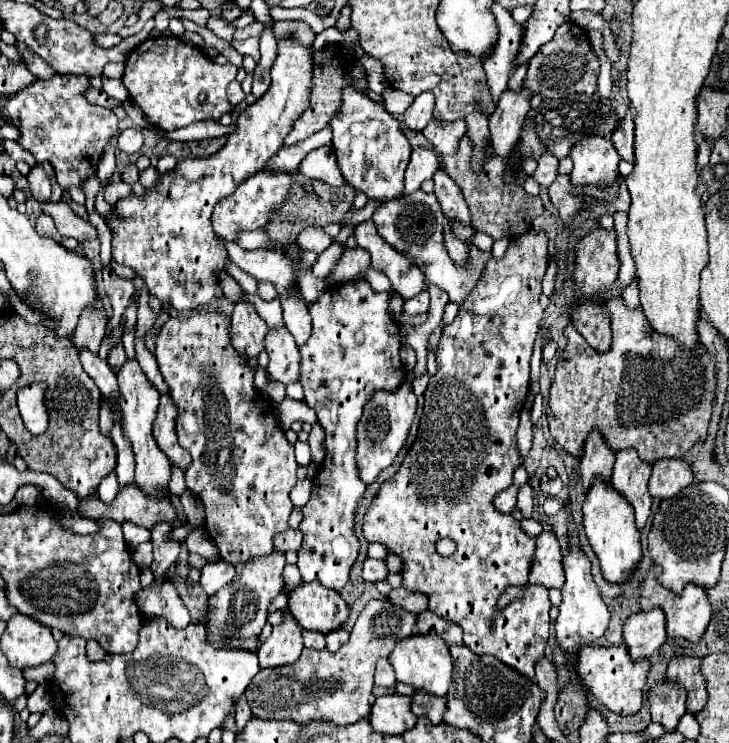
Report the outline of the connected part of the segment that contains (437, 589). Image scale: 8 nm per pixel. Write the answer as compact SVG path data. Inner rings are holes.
M530 228L526 234L520 234L518 238L512 240L510 248L506 250L506 254L496 260L488 260L478 284L474 286L474 290L466 296L466 300L462 302L460 306L460 312L456 316L456 320L452 324L446 324L442 328L442 336L440 336L440 342L438 342L438 350L436 350L436 362L438 362L438 372L430 378L430 384L424 392L424 398L426 398L426 404L424 404L424 420L422 420L422 426L420 426L420 432L418 432L418 438L416 442L410 446L408 454L404 456L404 462L400 464L398 472L388 478L378 494L374 496L372 504L368 506L366 514L364 514L364 524L362 524L362 532L364 532L364 538L368 542L380 542L382 546L388 548L390 554L396 554L402 558L402 586L406 590L412 590L412 592L422 592L428 596L428 610L442 616L444 620L450 620L454 624L458 624L462 630L464 630L464 644L474 650L476 654L490 654L494 658L498 658L500 662L504 662L508 668L516 670L518 674L522 674L524 678L528 680L534 680L534 668L536 668L536 662L544 656L544 648L548 644L548 628L550 628L550 620L548 620L548 610L550 610L550 598L548 598L548 588L546 586L538 586L538 584L530 584L528 582L528 574L530 574L530 568L534 564L534 550L536 550L536 536L528 536L520 522L512 516L512 514L500 514L496 508L494 508L494 496L502 490L506 490L508 486L512 486L512 474L514 470L522 464L522 456L520 456L520 450L518 450L518 444L516 444L516 428L518 428L518 416L520 416L520 410L524 408L524 402L526 402L526 394L528 394L528 384L530 384L530 358L532 358L532 346L534 346L534 338L536 338L536 332L540 328L540 322L542 322L542 316L544 316L544 310L540 308L538 304L538 298L542 294L542 276L546 272L546 266L548 266L548 234L544 230L534 230ZM440 538L452 538L456 542L456 552L450 556L450 558L442 558L438 552L436 552L436 542ZM510 584L518 584L518 586L526 586L526 594L524 594L524 600L518 600L518 602L512 602L508 604L506 608L498 608L498 598L500 594L506 590L506 586Z

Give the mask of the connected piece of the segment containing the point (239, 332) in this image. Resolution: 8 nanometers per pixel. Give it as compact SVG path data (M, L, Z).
M236 302L232 312L232 328L230 338L236 346L236 350L242 350L248 354L248 358L254 358L264 348L264 336L266 336L266 322L264 318L254 310L254 304L250 302Z

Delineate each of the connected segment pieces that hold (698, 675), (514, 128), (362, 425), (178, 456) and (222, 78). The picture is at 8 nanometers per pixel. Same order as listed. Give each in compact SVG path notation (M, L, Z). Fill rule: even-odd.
M674 656L668 664L668 670L666 670L666 676L676 680L676 682L682 682L686 686L686 692L688 692L688 700L686 700L686 710L690 714L696 714L704 708L706 704L706 678L702 676L702 670L700 670L700 658L696 656Z
M524 86L518 92L508 88L502 92L496 112L490 116L492 152L506 158L510 164L514 164L512 148L520 138L522 122L526 118L526 112L530 110L530 98L532 92Z
M406 376L406 380L394 392L378 390L372 394L358 422L358 448L356 448L356 464L360 470L360 478L366 484L374 482L378 472L394 462L396 454L406 442L410 424L414 420L414 412L416 412L416 394L412 390L410 376Z
M164 394L160 398L158 416L154 420L154 438L156 438L158 446L162 448L162 452L168 456L168 460L172 460L172 464L186 470L186 466L190 464L190 454L188 454L188 450L184 450L178 444L178 438L176 438L176 406L174 406L174 400L170 398L170 394Z
M158 36L148 38L140 46L132 50L126 60L124 70L124 86L134 104L138 104L150 124L164 132L172 132L184 128L194 122L214 120L220 122L224 114L232 114L236 106L232 106L226 98L226 86L236 78L234 64L216 64L202 50L196 50L184 44L176 36ZM206 92L206 102L198 100L198 94Z

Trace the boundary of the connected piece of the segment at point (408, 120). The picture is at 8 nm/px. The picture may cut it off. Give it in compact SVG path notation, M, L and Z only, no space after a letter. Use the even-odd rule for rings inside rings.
M424 92L414 98L412 106L402 114L404 124L412 130L422 130L430 120L432 120L432 110L434 110L434 94Z

